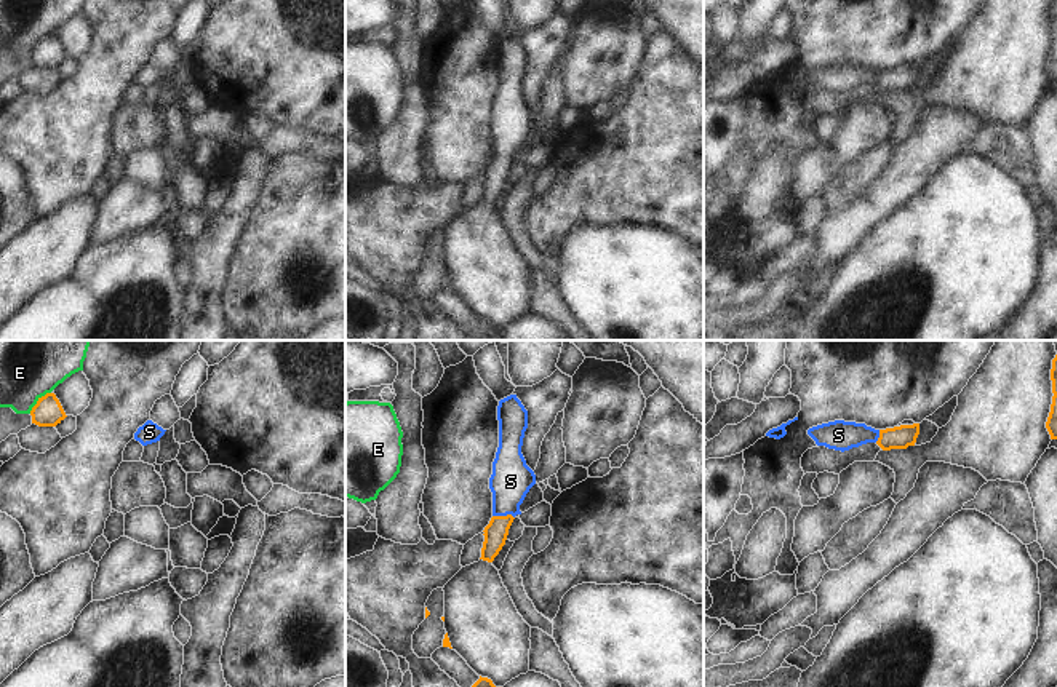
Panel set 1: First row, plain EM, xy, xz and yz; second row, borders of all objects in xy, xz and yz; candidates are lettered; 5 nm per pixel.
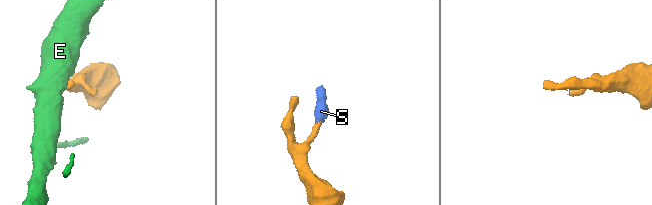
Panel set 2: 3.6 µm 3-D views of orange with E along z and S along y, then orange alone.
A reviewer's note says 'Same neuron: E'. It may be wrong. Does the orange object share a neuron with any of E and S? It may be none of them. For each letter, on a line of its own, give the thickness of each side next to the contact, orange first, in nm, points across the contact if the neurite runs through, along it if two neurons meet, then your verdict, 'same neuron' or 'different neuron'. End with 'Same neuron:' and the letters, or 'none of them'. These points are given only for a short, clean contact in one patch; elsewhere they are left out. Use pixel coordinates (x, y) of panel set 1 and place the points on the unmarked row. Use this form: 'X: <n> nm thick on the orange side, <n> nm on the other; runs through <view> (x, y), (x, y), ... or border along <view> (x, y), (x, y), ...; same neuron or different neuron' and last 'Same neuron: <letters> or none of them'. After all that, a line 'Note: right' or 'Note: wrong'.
E: 140 nm thick on the orange side, 240 nm on the other; different neuron
S: 120 nm thick on the orange side, 200 nm on the other; runs through xz (496, 174), (504, 158), (510, 123); same neuron
Same neuron: S
Note: wrong

